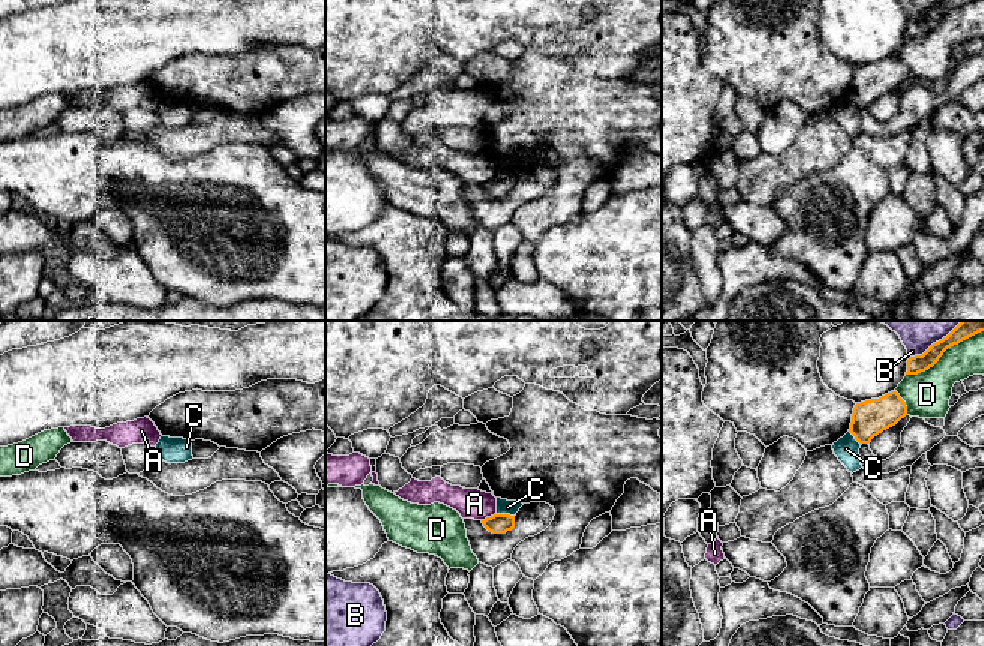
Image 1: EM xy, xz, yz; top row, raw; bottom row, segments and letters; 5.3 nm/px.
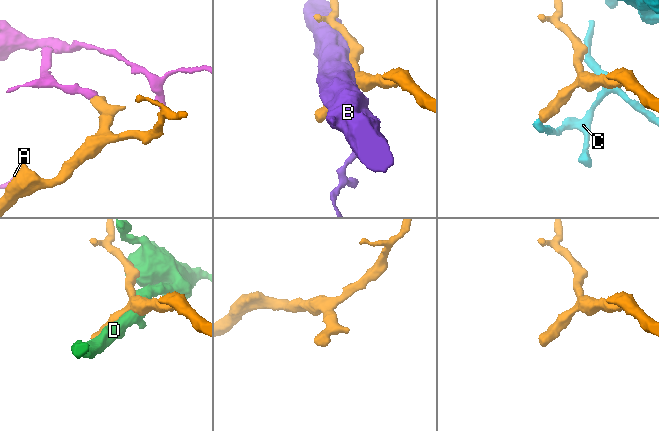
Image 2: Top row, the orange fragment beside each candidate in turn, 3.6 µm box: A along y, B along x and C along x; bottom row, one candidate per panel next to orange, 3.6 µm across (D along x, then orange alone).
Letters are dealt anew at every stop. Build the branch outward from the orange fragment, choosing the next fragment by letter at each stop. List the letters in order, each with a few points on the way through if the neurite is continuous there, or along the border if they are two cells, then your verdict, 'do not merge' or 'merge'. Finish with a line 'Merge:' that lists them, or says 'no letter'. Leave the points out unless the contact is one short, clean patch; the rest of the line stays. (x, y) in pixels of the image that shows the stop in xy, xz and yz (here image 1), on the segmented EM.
A: border along xz (495, 513), (482, 520); do not merge
B: do not merge
C: border along xz (497, 513), (513, 516); do not merge
D: do not merge
Merge: no letter

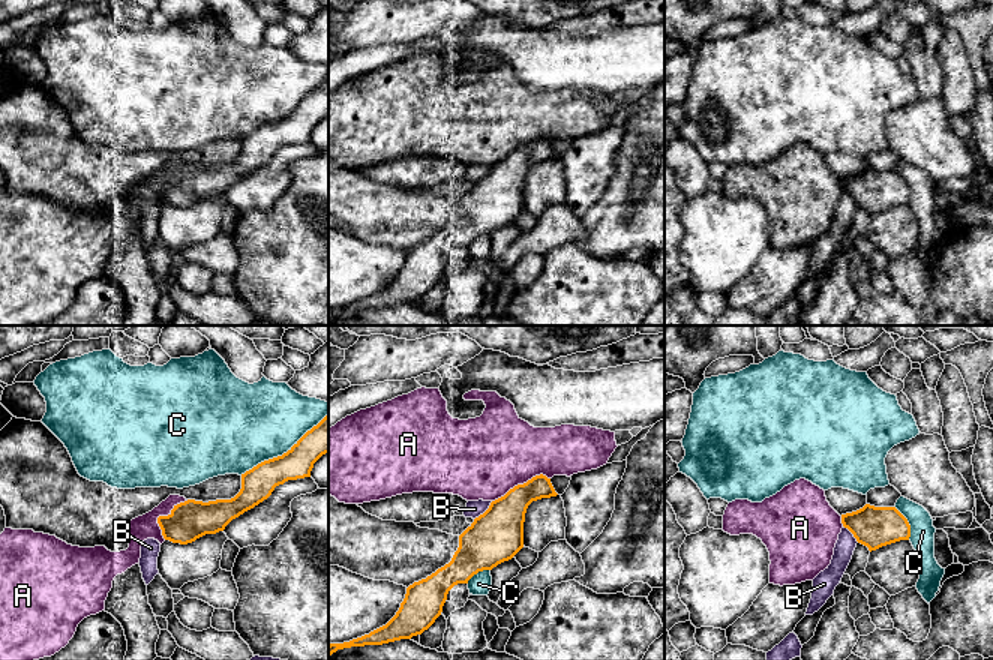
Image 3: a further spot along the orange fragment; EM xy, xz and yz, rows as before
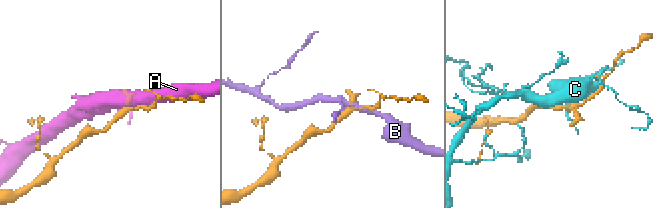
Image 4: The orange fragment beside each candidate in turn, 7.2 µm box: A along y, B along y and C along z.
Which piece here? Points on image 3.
A: do not merge
B: border along xz (492, 501), (474, 519); do not merge
C: do not merge
Merge: no letter

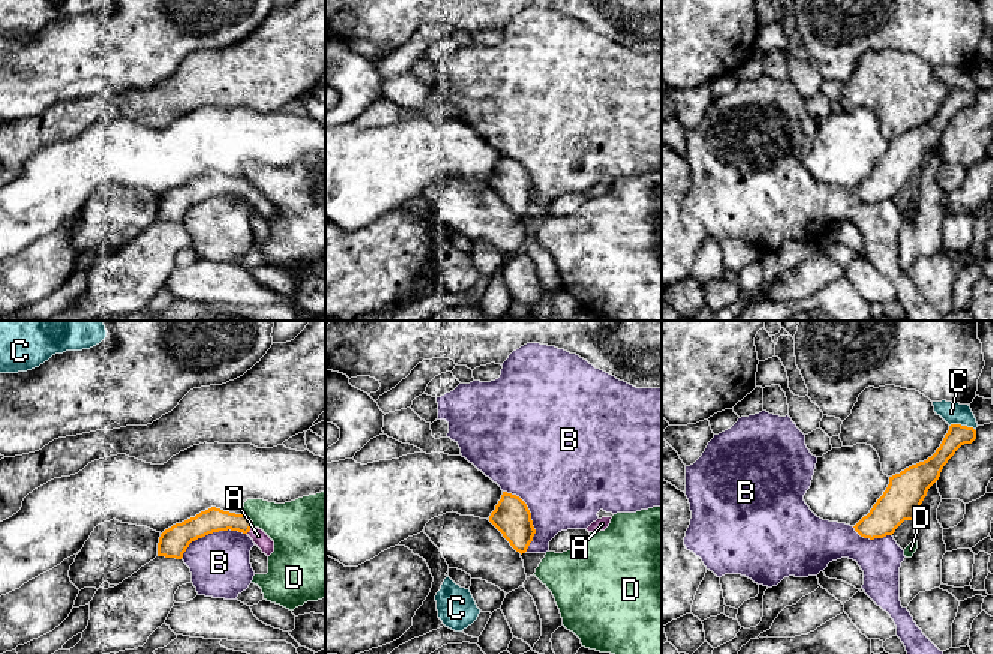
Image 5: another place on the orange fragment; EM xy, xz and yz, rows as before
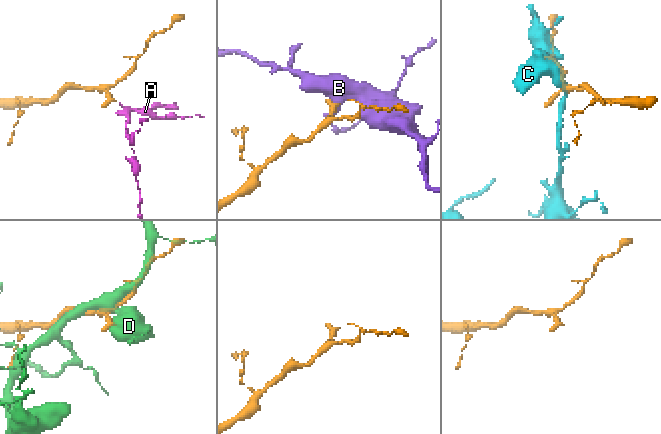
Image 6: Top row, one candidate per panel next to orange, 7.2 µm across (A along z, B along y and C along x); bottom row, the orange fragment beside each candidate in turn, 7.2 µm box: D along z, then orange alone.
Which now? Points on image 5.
A: runs through xy (213, 519), (240, 522), (249, 530), (258, 536); merge
B: do not merge
C: do not merge
D: do not merge
Merge: A

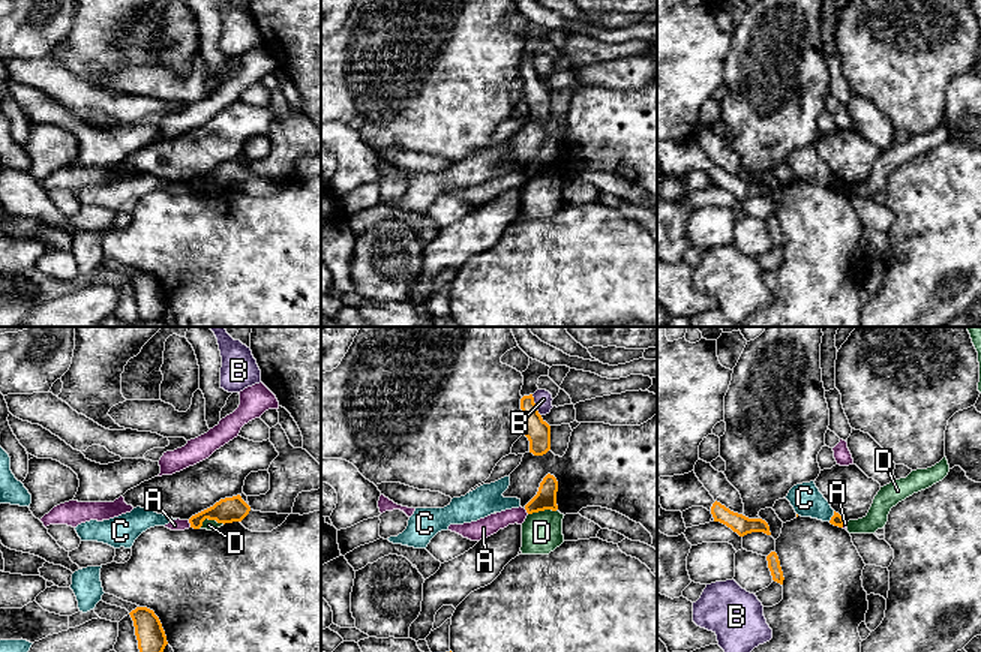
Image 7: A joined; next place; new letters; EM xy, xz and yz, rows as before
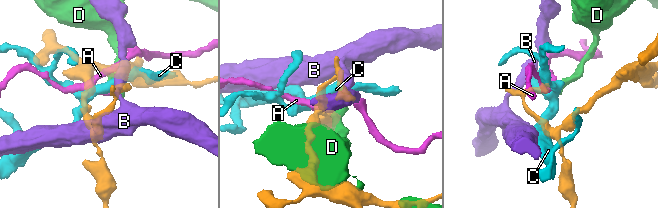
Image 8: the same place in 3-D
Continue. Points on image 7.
A: border along xy (188, 520), (191, 526); do not merge
B: border along xz (531, 394), (540, 415); do not merge
C: border along yz (834, 511), (828, 520); do not merge
D: border along xy (224, 523), (206, 519), (198, 528); do not merge
Merge: no letter

